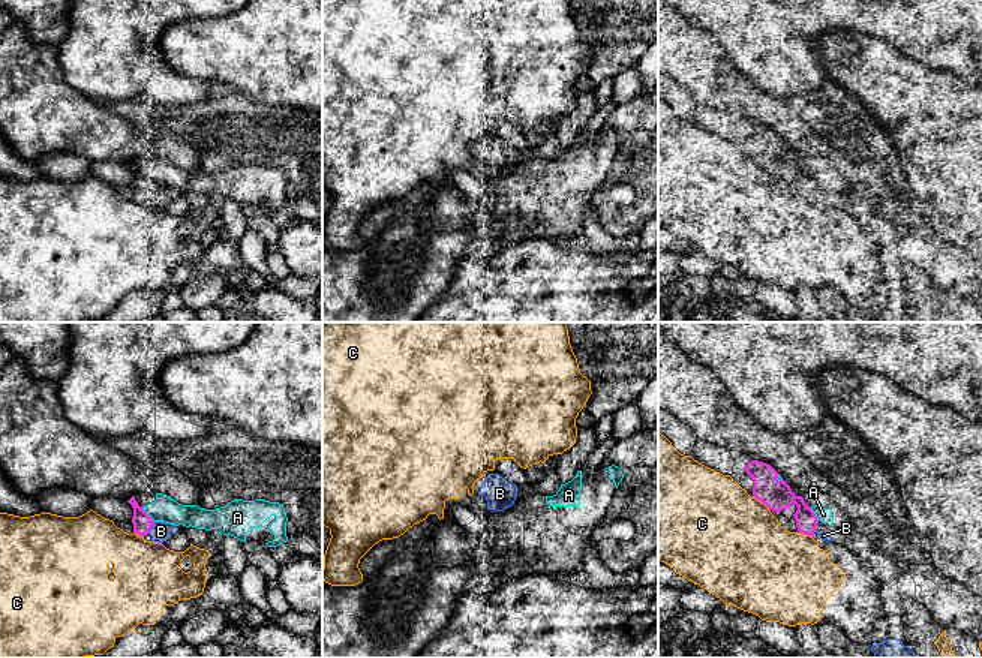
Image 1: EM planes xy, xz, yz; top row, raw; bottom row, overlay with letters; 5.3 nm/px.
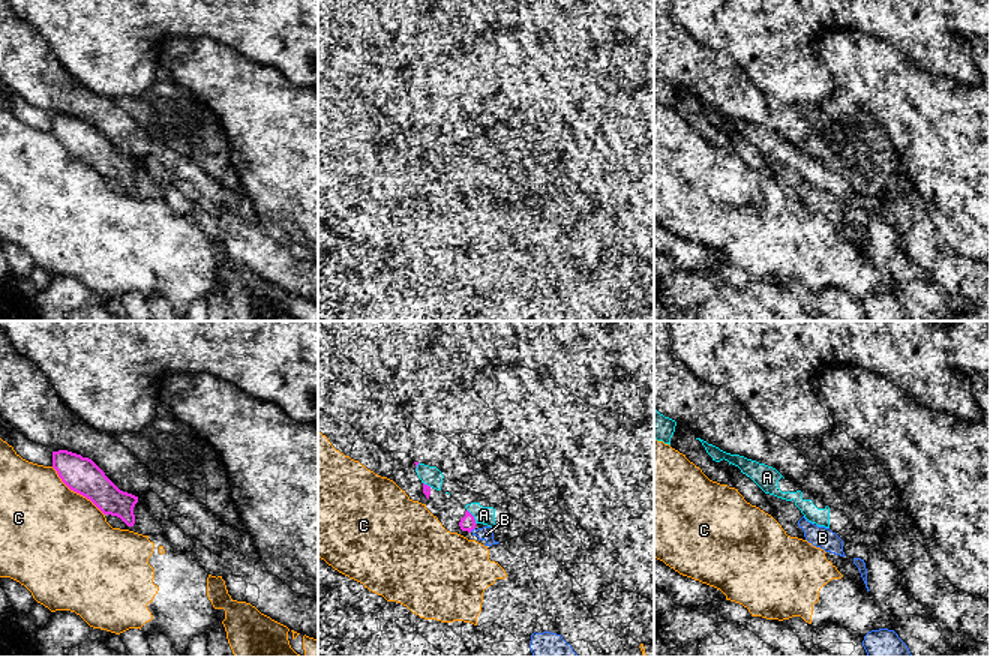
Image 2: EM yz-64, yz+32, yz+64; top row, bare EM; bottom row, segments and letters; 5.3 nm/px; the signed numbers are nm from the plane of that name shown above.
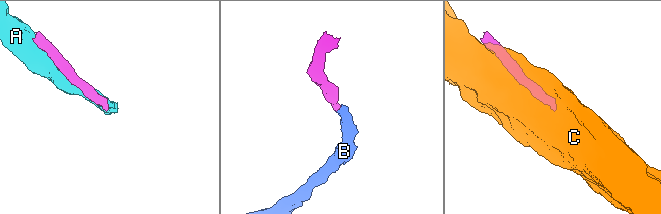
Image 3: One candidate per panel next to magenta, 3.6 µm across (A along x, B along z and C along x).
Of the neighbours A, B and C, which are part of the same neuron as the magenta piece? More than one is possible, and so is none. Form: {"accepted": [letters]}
{"accepted": ["B"]}

